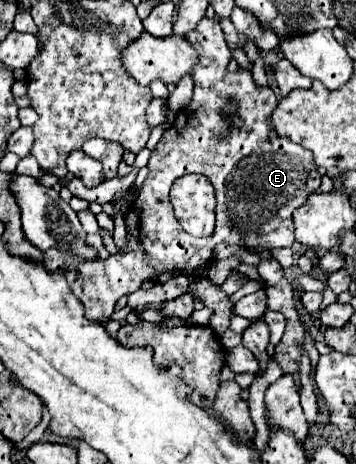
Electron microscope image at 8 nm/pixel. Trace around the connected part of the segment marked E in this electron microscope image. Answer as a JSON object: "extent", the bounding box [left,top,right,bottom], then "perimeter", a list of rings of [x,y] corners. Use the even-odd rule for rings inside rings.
{"extent":[44,17,320,325],"perimeter":[[[204,17],[204,21],[186,35],[186,41],[198,51],[198,65],[192,69],[194,95],[190,103],[178,111],[174,125],[154,147],[148,159],[150,173],[144,187],[126,211],[124,221],[130,251],[110,255],[106,261],[96,263],[80,261],[76,255],[68,255],[66,263],[62,263],[62,255],[56,255],[56,249],[44,253],[46,269],[66,277],[70,291],[84,305],[84,315],[100,325],[110,321],[116,301],[140,289],[146,279],[168,281],[186,269],[208,267],[214,247],[218,243],[234,245],[234,235],[244,235],[242,239],[248,247],[292,247],[292,213],[320,187],[320,173],[316,171],[312,153],[288,137],[280,137],[272,127],[270,115],[278,105],[274,91],[270,87],[258,87],[250,71],[240,69],[230,73],[226,69],[230,49],[220,23]],[[184,173],[206,175],[214,185],[216,229],[212,237],[190,237],[180,229],[172,213],[168,193],[174,179]]]}

